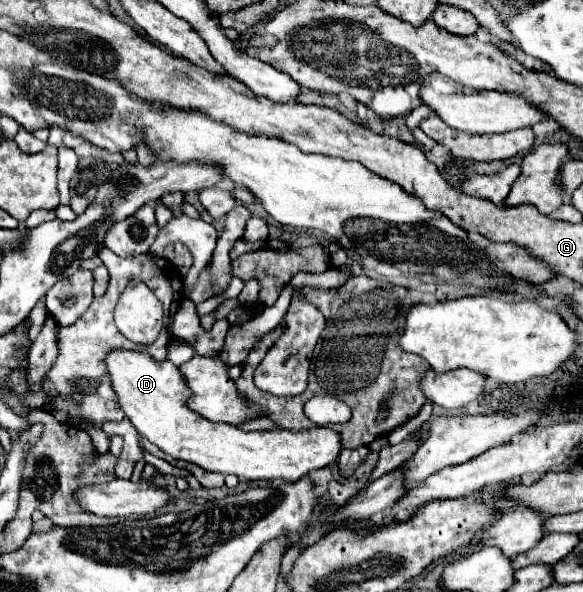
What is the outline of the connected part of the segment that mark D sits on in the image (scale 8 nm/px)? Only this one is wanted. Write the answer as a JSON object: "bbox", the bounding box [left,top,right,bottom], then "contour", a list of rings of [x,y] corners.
{"bbox":[105,350,343,482],"contour":[[[109,350],[105,366],[111,376],[117,402],[137,432],[159,446],[173,458],[193,462],[205,470],[235,474],[245,480],[289,480],[297,482],[311,470],[325,468],[339,458],[343,450],[339,434],[331,428],[311,430],[271,430],[271,432],[243,432],[233,424],[215,424],[185,406],[189,390],[181,378],[179,368],[171,360],[155,360],[147,352]]]}

